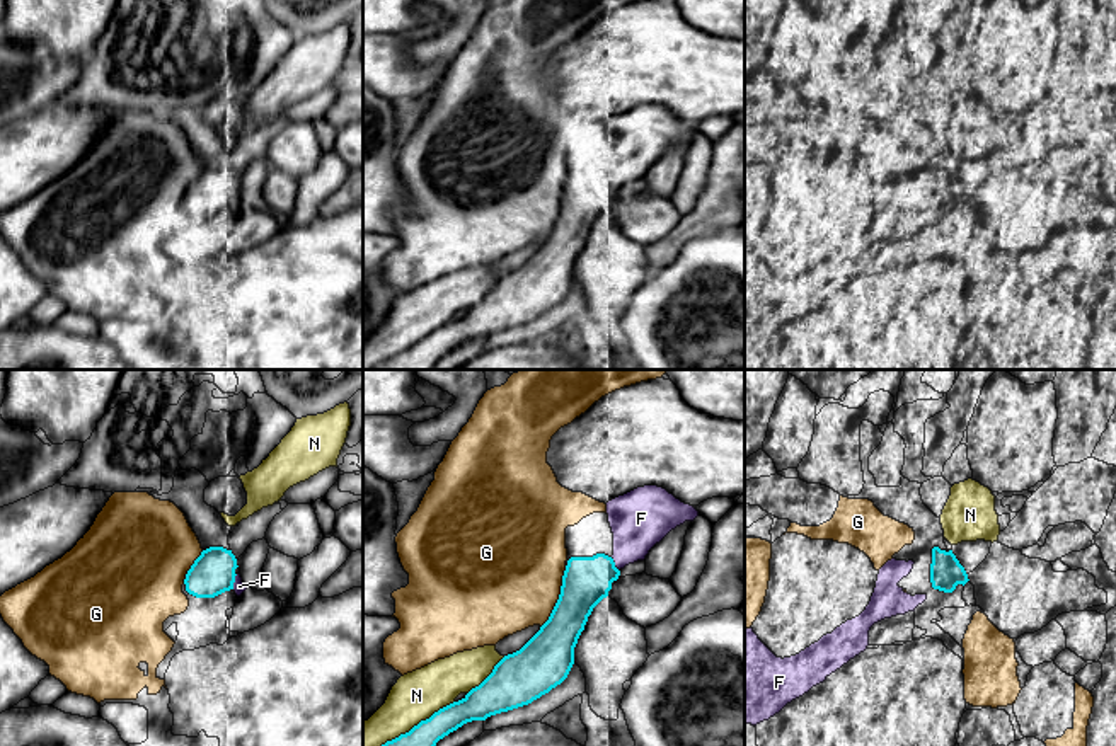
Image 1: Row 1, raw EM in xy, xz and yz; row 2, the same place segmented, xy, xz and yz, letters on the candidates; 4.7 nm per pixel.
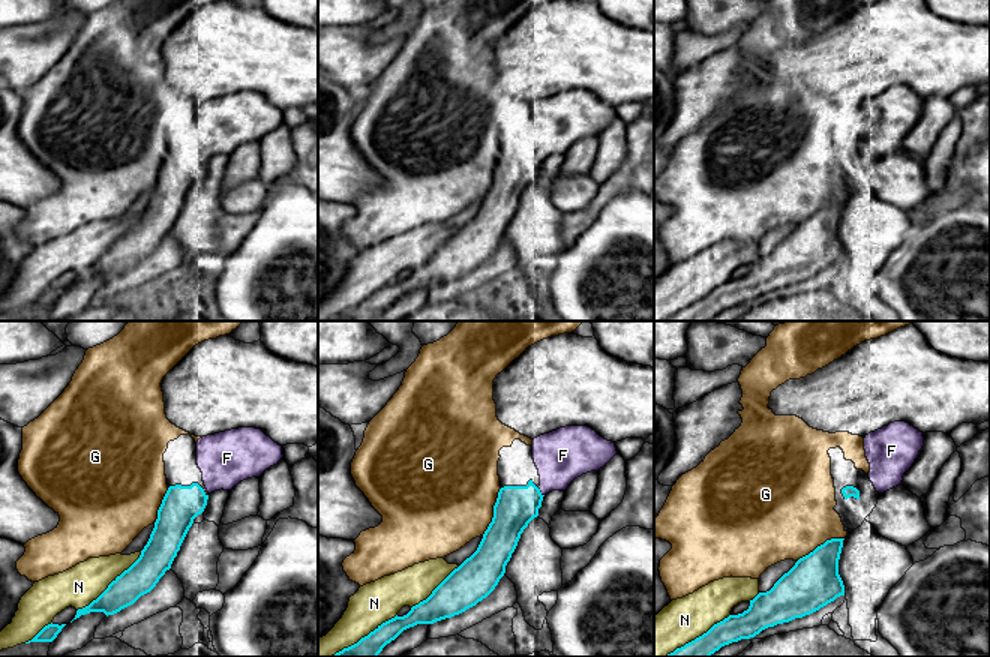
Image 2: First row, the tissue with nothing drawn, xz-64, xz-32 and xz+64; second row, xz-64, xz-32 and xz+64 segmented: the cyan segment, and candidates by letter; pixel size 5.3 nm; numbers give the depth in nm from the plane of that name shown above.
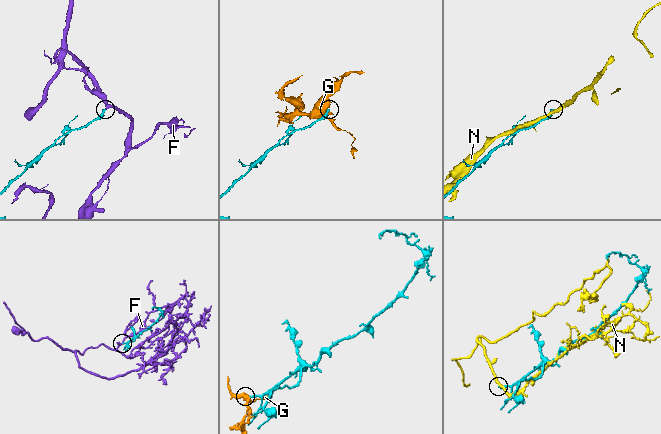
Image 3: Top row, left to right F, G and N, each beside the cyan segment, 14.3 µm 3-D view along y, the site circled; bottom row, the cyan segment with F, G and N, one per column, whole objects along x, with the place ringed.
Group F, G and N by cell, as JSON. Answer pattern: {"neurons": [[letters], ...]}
{"neurons": [["F"], ["G"], ["N"]]}

